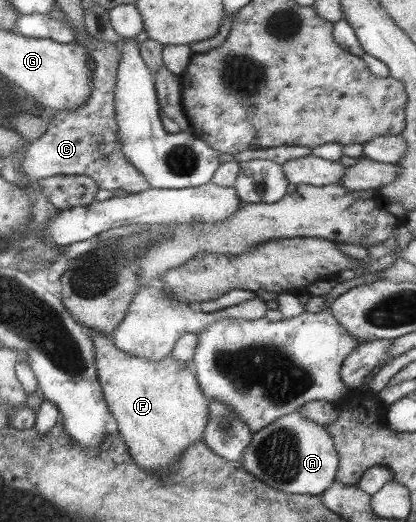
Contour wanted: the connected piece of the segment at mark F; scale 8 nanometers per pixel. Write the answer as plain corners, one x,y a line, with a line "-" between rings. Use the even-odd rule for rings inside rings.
88,332
92,341
93,359
96,367
96,378
102,388
102,397
107,410
112,414
117,424
117,432
122,437
132,460
141,468
167,475
173,471
173,464
178,455
190,444
202,441
202,433
207,419
207,399
200,391
193,364
183,363
170,354
160,360
151,361
144,357
131,355
115,347
110,334

